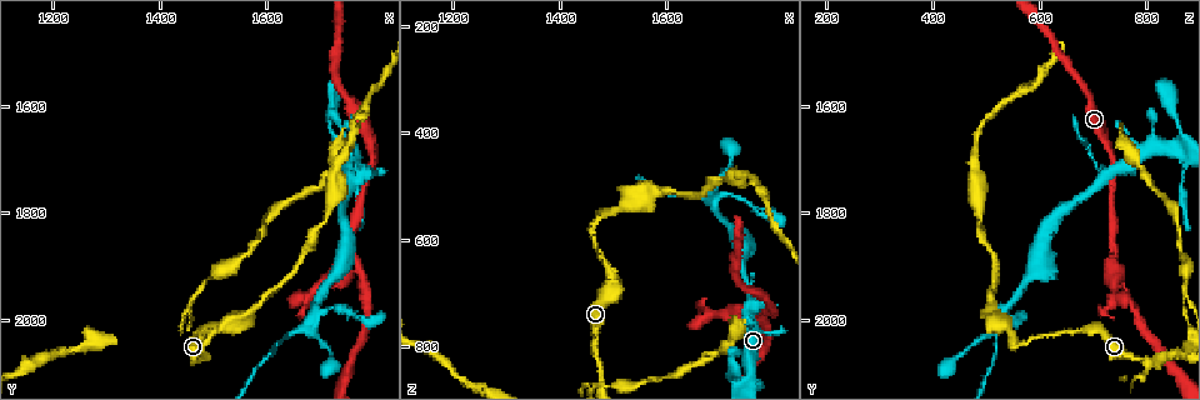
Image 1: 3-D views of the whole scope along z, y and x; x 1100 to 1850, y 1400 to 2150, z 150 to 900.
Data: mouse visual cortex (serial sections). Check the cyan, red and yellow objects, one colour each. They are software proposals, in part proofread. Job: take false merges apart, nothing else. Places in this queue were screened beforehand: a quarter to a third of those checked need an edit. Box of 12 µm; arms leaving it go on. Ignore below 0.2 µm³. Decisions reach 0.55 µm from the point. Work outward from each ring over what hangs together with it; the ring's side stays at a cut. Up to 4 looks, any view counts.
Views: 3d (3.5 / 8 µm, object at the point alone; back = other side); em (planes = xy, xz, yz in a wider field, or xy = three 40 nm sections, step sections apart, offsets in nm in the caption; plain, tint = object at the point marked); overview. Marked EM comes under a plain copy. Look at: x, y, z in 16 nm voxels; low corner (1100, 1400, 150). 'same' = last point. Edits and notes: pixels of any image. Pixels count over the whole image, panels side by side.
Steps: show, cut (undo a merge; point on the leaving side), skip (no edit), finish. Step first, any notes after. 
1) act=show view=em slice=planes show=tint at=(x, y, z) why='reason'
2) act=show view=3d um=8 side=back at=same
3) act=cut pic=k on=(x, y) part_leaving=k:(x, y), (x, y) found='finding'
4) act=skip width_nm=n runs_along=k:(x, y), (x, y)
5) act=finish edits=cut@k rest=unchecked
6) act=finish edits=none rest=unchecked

act=show view=3d um=8 at=(1770, 1910, 740) why='side arm on a straight run'

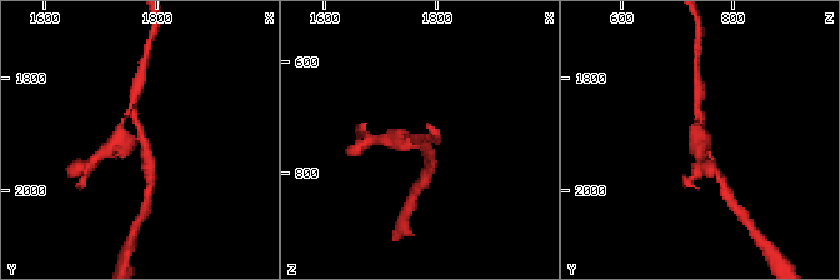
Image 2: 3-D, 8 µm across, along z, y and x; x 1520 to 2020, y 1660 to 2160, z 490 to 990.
act=show view=3d um=3.5 at=(1775, 1905, 745) why='closer look'

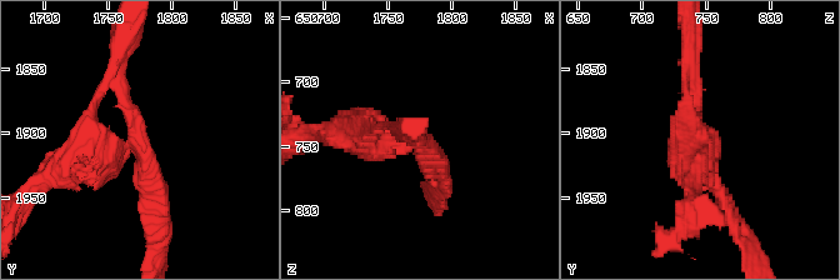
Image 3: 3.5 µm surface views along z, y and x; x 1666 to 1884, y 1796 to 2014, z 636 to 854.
act=cut pic=3 on=(94, 159) arms=3 arm_widths_nm=200,200,450 part_leaving=3:(126, 148), (65, 159), (34, 190) found='a second cell is stuck on'

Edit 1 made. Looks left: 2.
act=show view=3d um=3.5 side=back at=(1630, 2035, 520) why='a narrow waist'

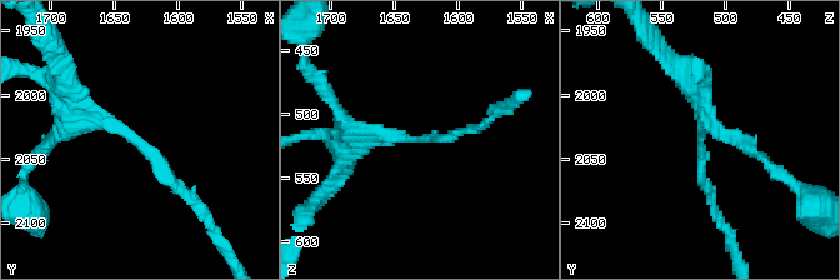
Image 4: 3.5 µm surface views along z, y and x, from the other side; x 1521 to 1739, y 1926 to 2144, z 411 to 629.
act=show view=em slice=planes show=tint at=(1630, 2036, 518) why='shape alone is not enough'

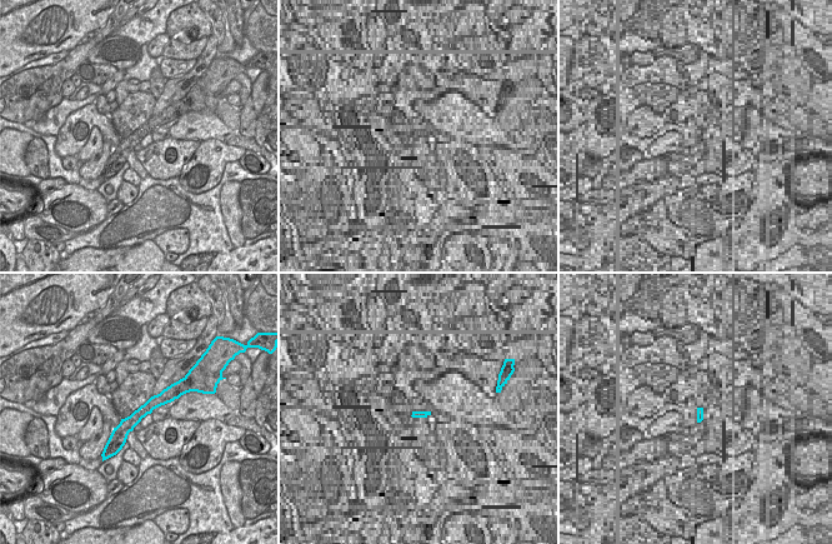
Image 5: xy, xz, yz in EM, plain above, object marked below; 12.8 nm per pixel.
act=skip arm_widths_nm=150,200 found='continuous, no second cell'

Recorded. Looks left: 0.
act=finish edits=cut@3 rest=unchecked

